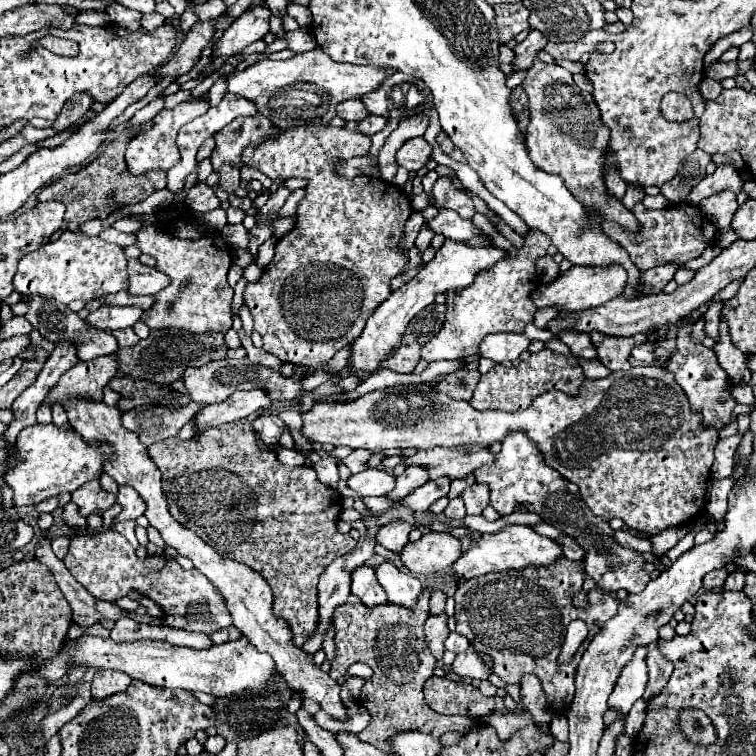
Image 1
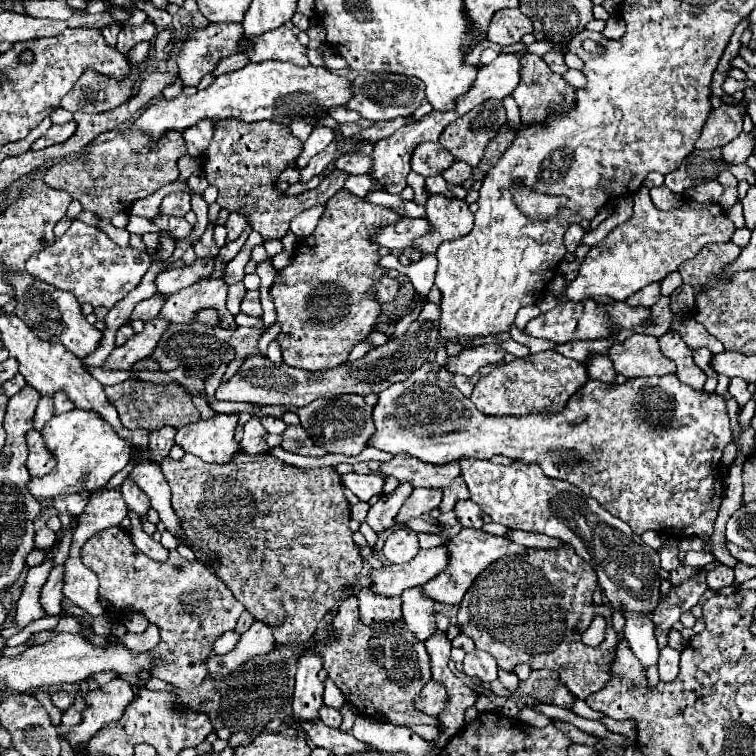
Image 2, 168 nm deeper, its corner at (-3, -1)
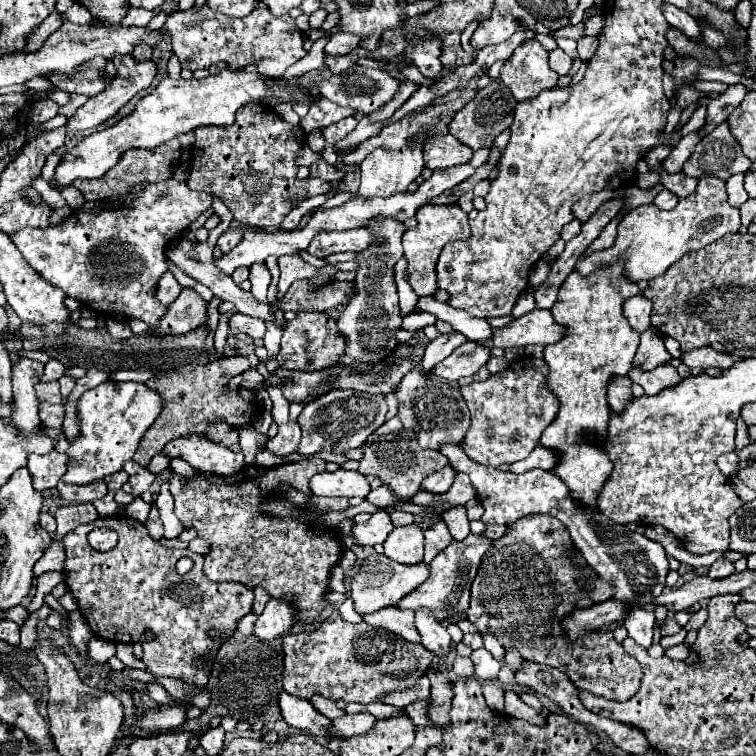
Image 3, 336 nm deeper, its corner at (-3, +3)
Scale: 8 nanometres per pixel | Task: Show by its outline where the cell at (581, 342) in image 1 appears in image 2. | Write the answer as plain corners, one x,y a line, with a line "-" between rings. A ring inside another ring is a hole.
592,354
588,358
588,376
592,380
600,380
600,382
614,382
614,376
616,376
616,370
610,362
610,358
606,354

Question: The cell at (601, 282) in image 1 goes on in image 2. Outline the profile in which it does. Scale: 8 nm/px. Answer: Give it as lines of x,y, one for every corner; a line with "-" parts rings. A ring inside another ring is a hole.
642,186
636,194
634,194
634,214
628,222
616,226
598,246
592,246
590,252
586,254
584,262
580,264
578,276
568,284
566,288
566,298
570,302
584,302
592,296
608,296
612,300
626,300
632,294
636,294
638,290
642,290
644,286
648,286
650,282
656,280
664,280
670,272
678,270
678,266
682,266
686,260
692,260
706,244
718,244
718,242
728,242
730,236
734,234
734,224
728,220
724,208
716,202
694,202
694,200
686,200
680,208
674,210
658,210
650,196
648,196
648,188

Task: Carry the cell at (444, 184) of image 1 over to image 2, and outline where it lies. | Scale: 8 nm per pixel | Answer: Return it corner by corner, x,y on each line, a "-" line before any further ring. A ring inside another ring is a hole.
432,194
428,198
426,218
432,226
432,234
416,240
416,248
420,252
434,254
442,242
462,238
474,226
474,214
468,210
468,202
446,198
444,194

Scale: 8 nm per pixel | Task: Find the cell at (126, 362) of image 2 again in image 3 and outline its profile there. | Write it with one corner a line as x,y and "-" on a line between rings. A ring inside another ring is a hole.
184,288
182,294
170,304
168,318
160,324
160,330
152,330
156,334
186,334
200,324
206,322
208,304
198,296
196,290

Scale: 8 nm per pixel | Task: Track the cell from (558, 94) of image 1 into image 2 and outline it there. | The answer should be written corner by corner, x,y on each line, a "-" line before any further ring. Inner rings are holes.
524,54
520,60
520,84
512,92
512,98
520,106
520,120
526,126
544,126
550,114
568,114
576,104
576,90
556,72
548,68
548,64
536,54

